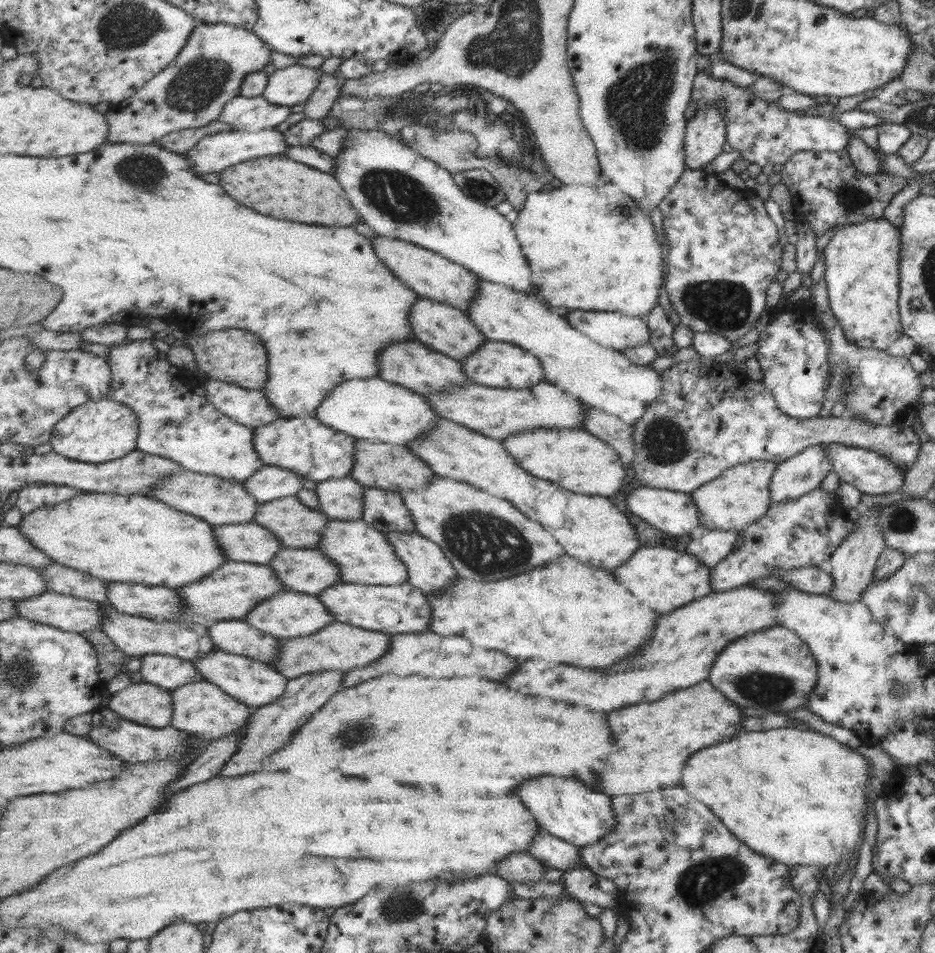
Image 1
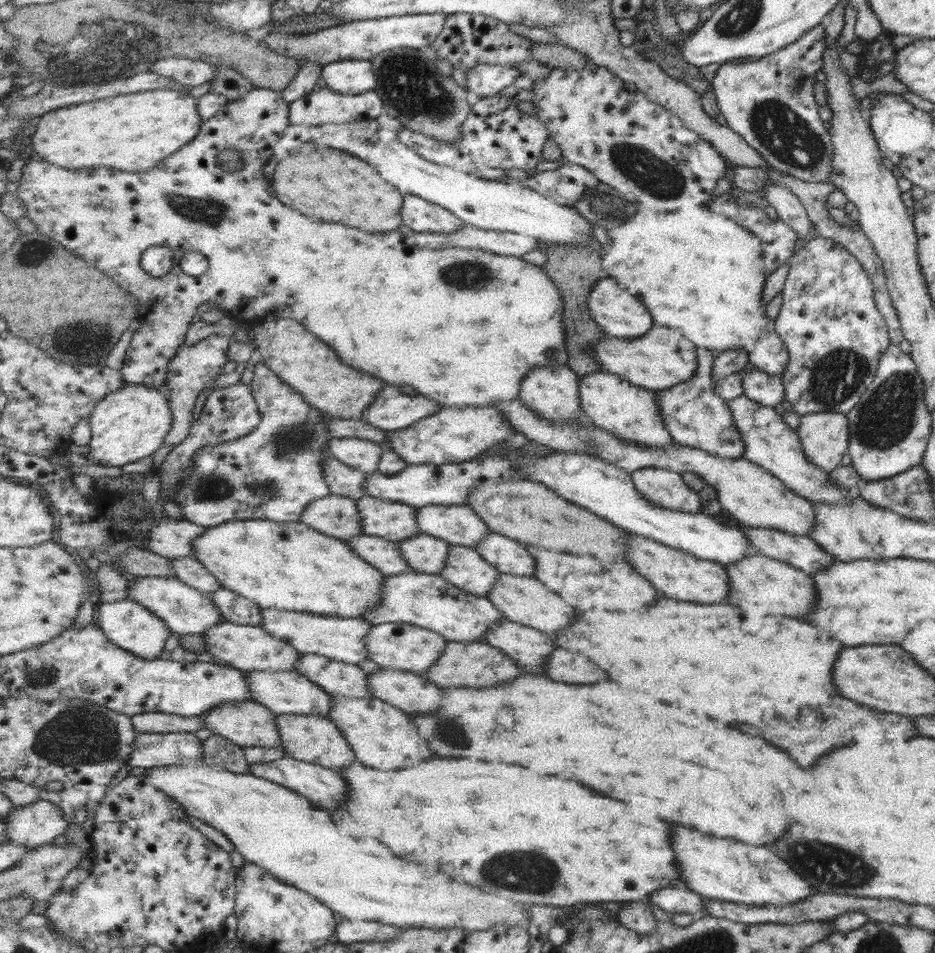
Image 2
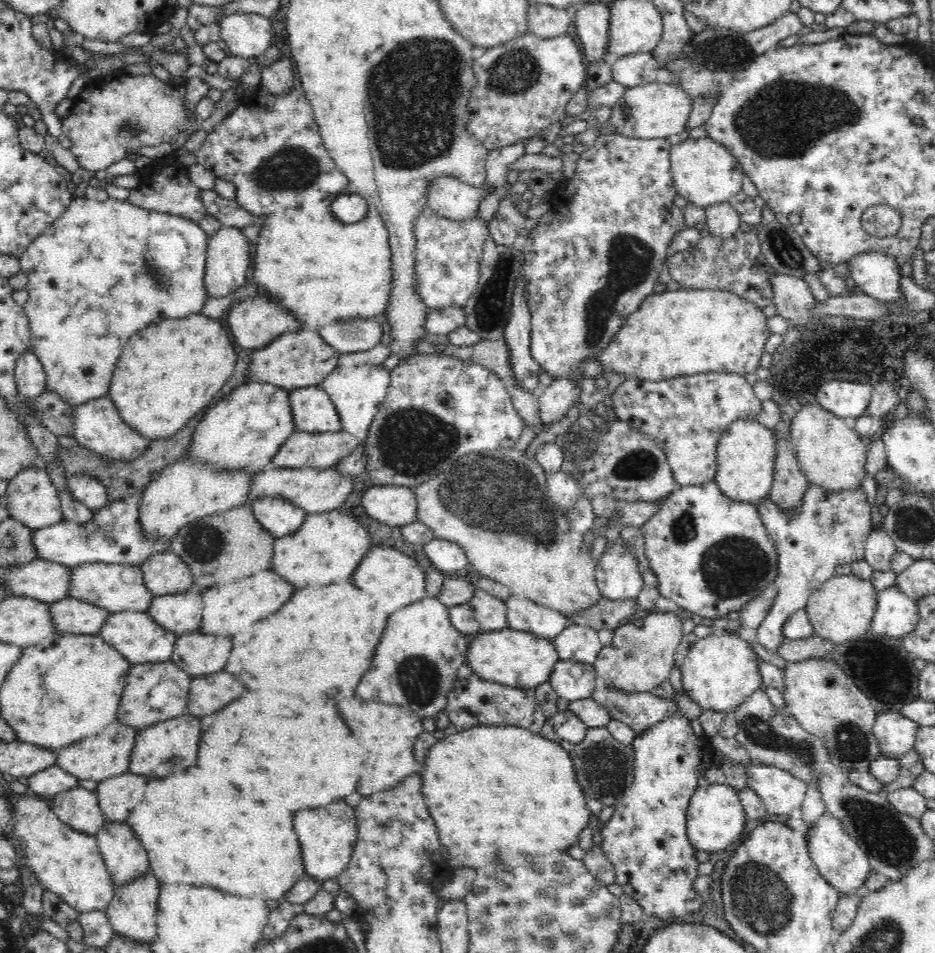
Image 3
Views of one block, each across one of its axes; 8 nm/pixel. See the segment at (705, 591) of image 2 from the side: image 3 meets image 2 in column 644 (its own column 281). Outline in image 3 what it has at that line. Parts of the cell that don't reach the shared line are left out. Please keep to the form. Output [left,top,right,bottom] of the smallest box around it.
[272,510,374,588]

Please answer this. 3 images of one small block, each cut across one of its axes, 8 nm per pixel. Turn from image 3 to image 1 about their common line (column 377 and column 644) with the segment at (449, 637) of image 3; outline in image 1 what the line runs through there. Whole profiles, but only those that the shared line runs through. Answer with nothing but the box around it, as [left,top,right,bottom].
[507,584,782,712]

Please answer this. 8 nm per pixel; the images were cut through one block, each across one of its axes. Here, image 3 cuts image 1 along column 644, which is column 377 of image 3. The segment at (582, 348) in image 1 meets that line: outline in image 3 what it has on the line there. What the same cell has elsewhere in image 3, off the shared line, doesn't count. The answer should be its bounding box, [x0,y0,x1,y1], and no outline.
[320,364,390,441]

